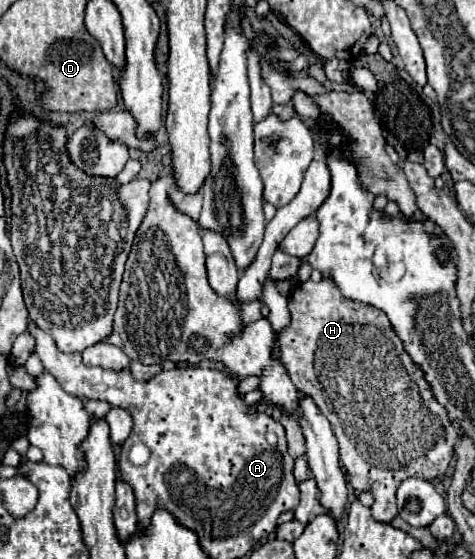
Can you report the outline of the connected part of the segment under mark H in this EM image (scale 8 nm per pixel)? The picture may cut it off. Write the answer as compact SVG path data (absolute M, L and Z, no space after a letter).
M309 279L289 295L289 311L293 319L279 339L279 359L299 393L313 397L317 407L329 419L349 483L353 489L369 491L375 499L371 507L373 519L379 523L391 523L397 515L395 489L407 477L427 481L441 477L453 457L459 427L449 421L447 411L437 403L423 373L411 363L401 339L381 309L343 297L337 285L329 279L319 283Z

